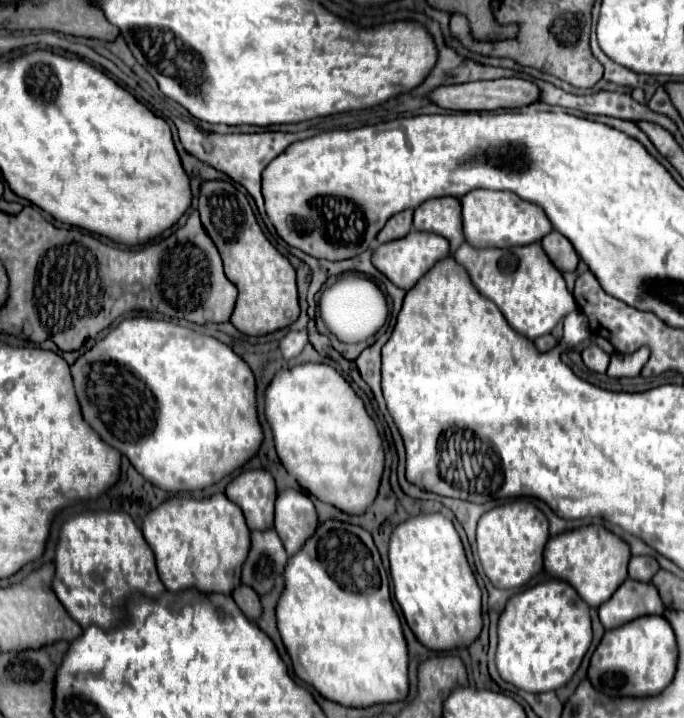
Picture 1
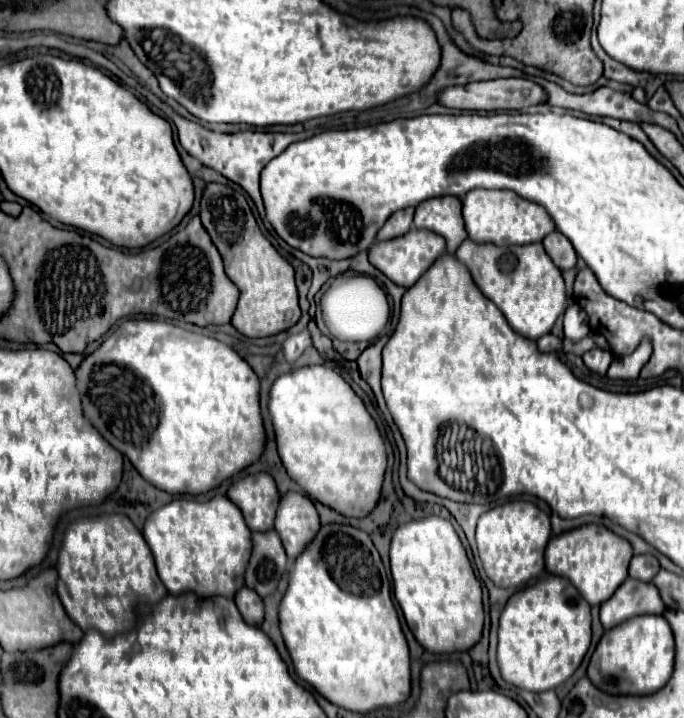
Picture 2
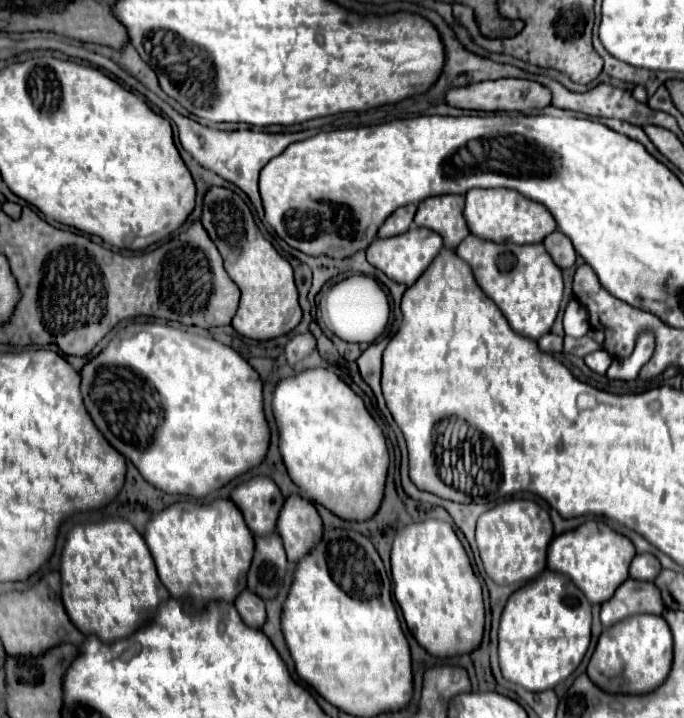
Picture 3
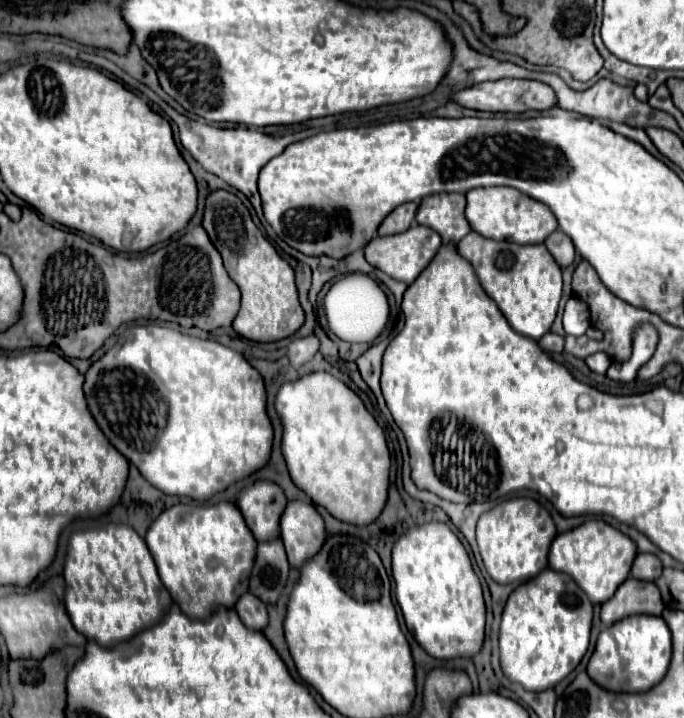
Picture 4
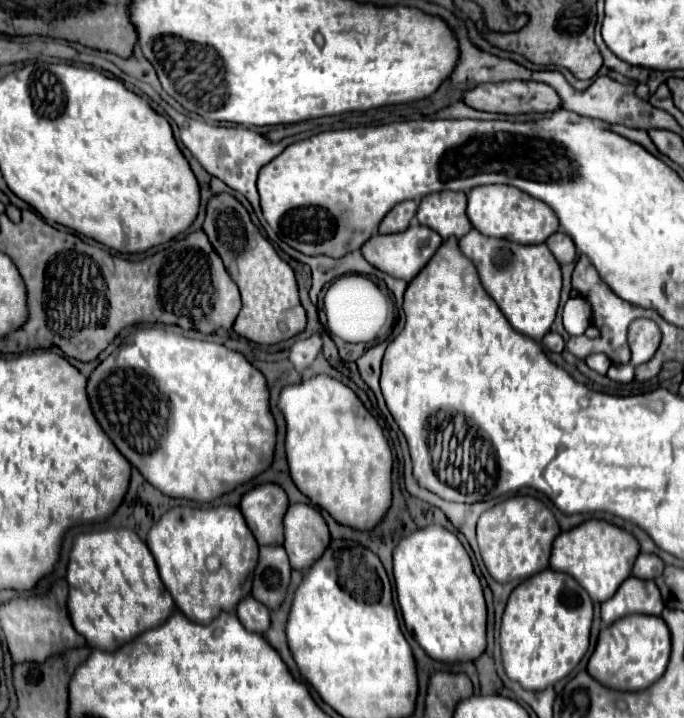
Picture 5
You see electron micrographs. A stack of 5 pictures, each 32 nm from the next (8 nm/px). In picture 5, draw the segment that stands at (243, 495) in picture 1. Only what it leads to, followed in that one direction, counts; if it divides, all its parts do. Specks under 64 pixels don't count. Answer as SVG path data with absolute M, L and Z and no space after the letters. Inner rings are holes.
M258 484L240 500L240 512L258 544L282 544L280 516L288 508L286 492L276 484Z

